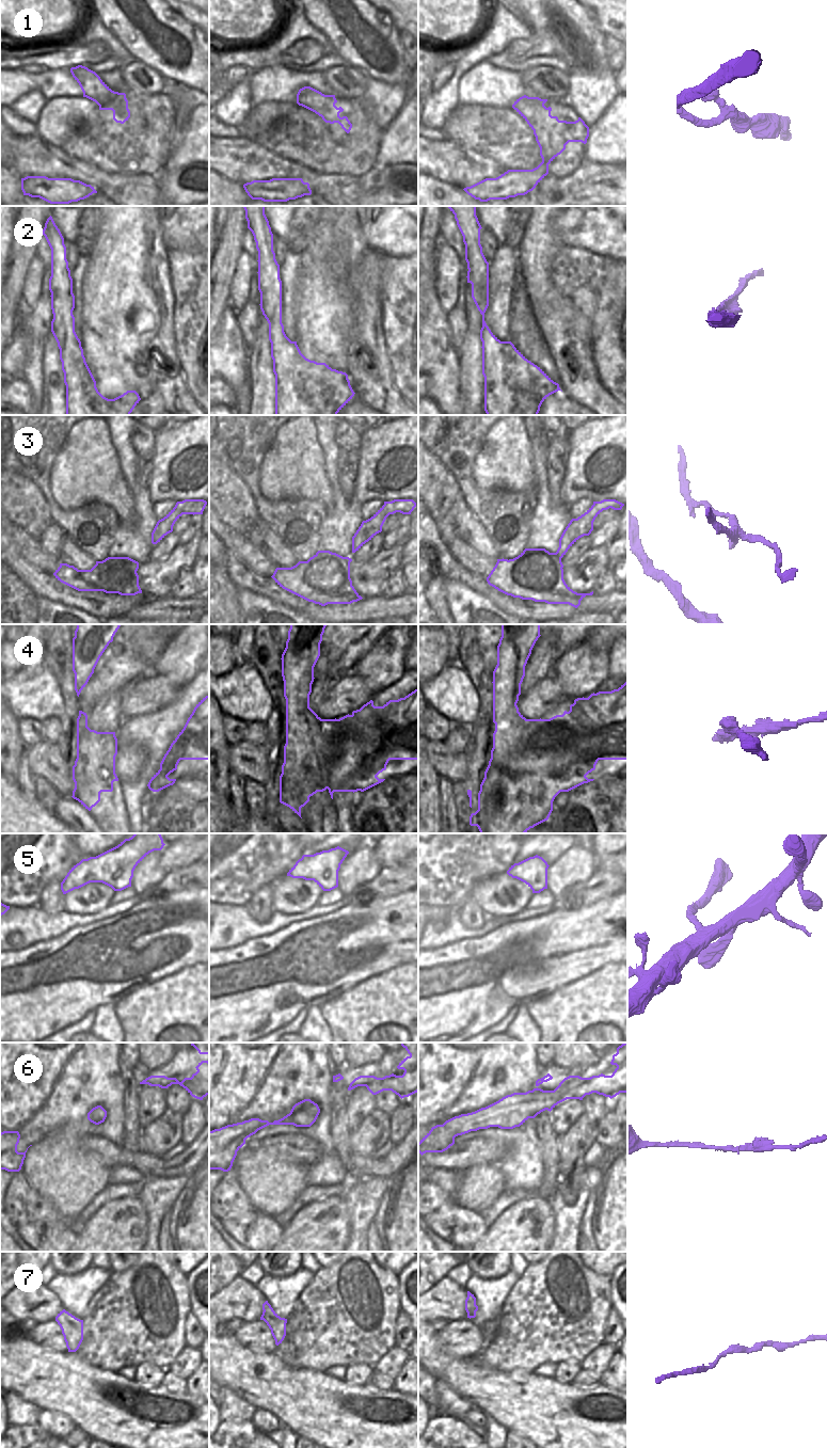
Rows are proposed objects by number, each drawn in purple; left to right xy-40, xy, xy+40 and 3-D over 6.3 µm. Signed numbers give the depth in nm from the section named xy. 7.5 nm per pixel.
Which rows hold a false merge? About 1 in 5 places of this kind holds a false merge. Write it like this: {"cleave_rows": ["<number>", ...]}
{"cleave_rows": ["3", "4"]}

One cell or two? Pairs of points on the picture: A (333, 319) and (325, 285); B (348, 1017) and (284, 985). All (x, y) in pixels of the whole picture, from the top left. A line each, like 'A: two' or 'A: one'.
A: one
B: two

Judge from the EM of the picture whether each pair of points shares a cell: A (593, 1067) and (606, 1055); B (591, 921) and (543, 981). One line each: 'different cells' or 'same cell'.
A: same cell
B: same cell

